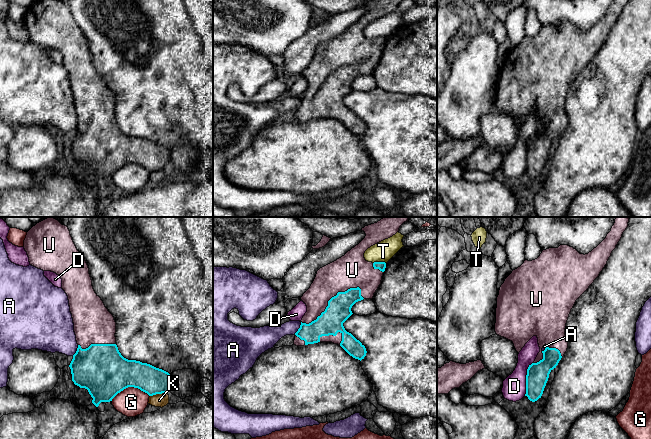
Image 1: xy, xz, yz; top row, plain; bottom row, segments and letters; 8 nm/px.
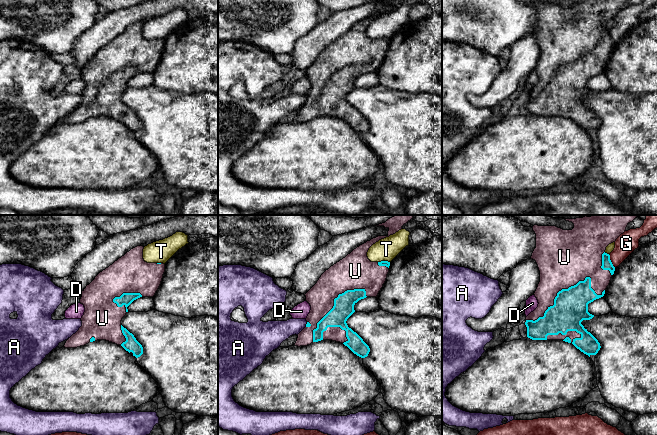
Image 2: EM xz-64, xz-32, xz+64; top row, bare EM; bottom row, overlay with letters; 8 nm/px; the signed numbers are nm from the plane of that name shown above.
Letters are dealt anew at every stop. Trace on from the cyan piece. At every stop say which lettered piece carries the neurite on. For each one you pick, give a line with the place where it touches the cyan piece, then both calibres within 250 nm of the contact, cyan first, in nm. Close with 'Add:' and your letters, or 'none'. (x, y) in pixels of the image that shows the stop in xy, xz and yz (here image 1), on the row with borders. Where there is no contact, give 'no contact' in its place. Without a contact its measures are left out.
U: meets cyan in xz at (328, 301); 200 nm thick on the cyan side, 260 nm on the other
Add: U

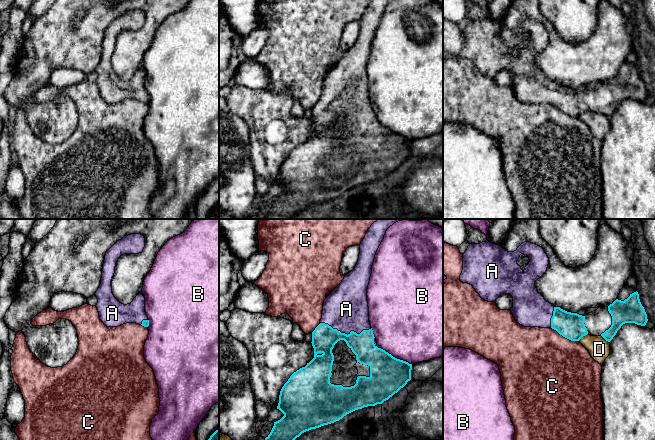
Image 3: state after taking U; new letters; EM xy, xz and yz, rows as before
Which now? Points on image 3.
A: meets cyan in xz at (346, 334); 200 nm thick on the cyan side, 360 nm on the other
Add: A

